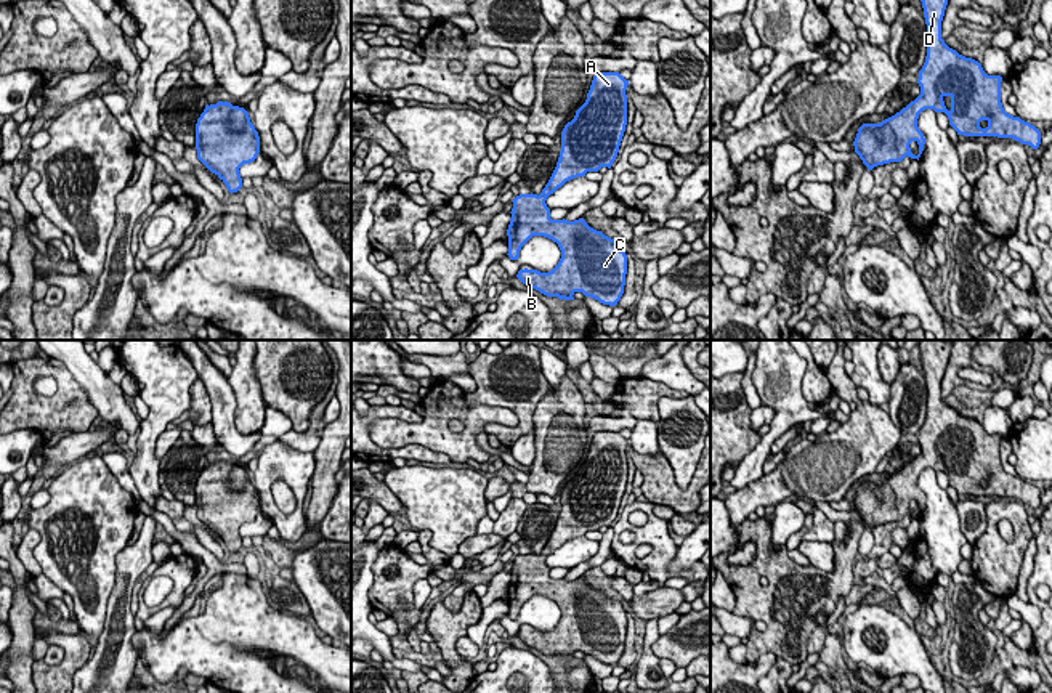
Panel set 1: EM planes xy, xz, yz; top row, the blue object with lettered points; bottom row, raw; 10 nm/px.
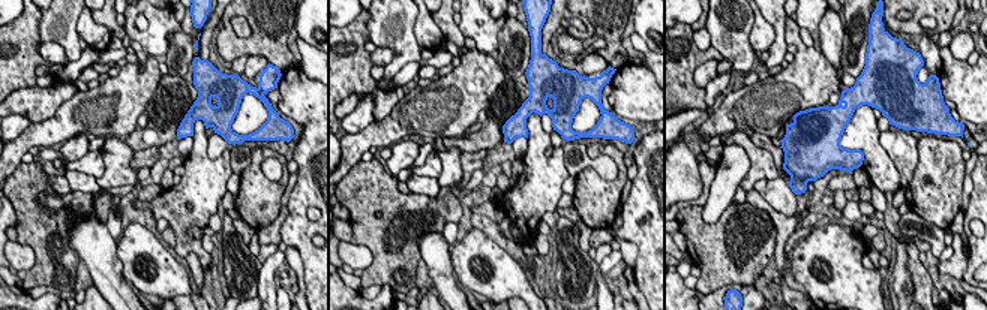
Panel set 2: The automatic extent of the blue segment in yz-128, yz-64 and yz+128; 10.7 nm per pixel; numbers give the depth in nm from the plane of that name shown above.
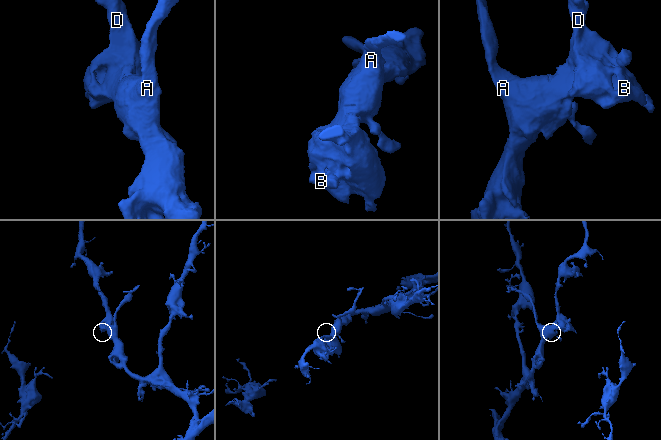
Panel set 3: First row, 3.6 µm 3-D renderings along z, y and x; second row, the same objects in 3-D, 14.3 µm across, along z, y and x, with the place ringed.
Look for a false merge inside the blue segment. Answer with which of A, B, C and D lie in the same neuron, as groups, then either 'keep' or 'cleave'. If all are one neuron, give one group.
A B C D | keep

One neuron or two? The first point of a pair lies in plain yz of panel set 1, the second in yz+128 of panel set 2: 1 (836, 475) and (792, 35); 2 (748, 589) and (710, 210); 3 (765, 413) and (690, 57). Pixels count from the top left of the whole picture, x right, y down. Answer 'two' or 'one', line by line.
1: one
2: two
3: two

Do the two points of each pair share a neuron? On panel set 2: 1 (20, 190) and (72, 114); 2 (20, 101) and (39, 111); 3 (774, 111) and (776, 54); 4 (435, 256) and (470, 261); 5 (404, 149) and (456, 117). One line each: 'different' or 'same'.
1: different
2: same
3: different
4: different
5: different

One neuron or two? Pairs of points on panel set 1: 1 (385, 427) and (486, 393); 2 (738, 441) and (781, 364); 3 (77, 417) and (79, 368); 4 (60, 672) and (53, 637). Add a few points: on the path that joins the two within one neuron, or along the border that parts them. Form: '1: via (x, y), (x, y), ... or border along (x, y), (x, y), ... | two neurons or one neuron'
1: border along (464, 393), (470, 403), (504, 408) | two neurons
2: border along (760, 435), (756, 446), (736, 466) | two neurons
3: border along (52, 358), (66, 368), (98, 416) | two neurons
4: via (68, 663), (68, 648), (63, 644) | one neuron

